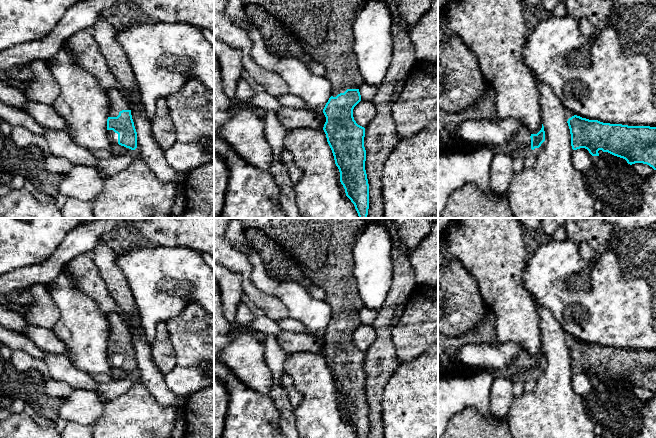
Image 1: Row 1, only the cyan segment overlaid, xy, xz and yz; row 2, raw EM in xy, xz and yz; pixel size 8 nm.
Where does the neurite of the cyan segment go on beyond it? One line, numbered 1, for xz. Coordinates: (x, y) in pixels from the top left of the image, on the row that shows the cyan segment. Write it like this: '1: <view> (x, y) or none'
1: xz (324, 28)

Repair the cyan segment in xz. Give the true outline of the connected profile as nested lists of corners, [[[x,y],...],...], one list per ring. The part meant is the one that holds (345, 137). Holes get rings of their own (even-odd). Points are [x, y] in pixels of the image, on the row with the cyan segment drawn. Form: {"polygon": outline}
{"polygon": [[[242,0],[244,5],[255,4],[263,7],[295,36],[303,50],[312,61],[325,66],[328,73],[324,76],[331,84],[331,97],[326,103],[323,113],[326,117],[323,130],[332,150],[335,164],[340,172],[340,182],[346,196],[354,204],[359,218],[367,218],[369,209],[369,184],[365,170],[366,150],[364,147],[365,128],[358,125],[353,117],[354,107],[361,101],[359,87],[364,84],[358,70],[354,52],[355,38],[353,25],[368,0]]]}

